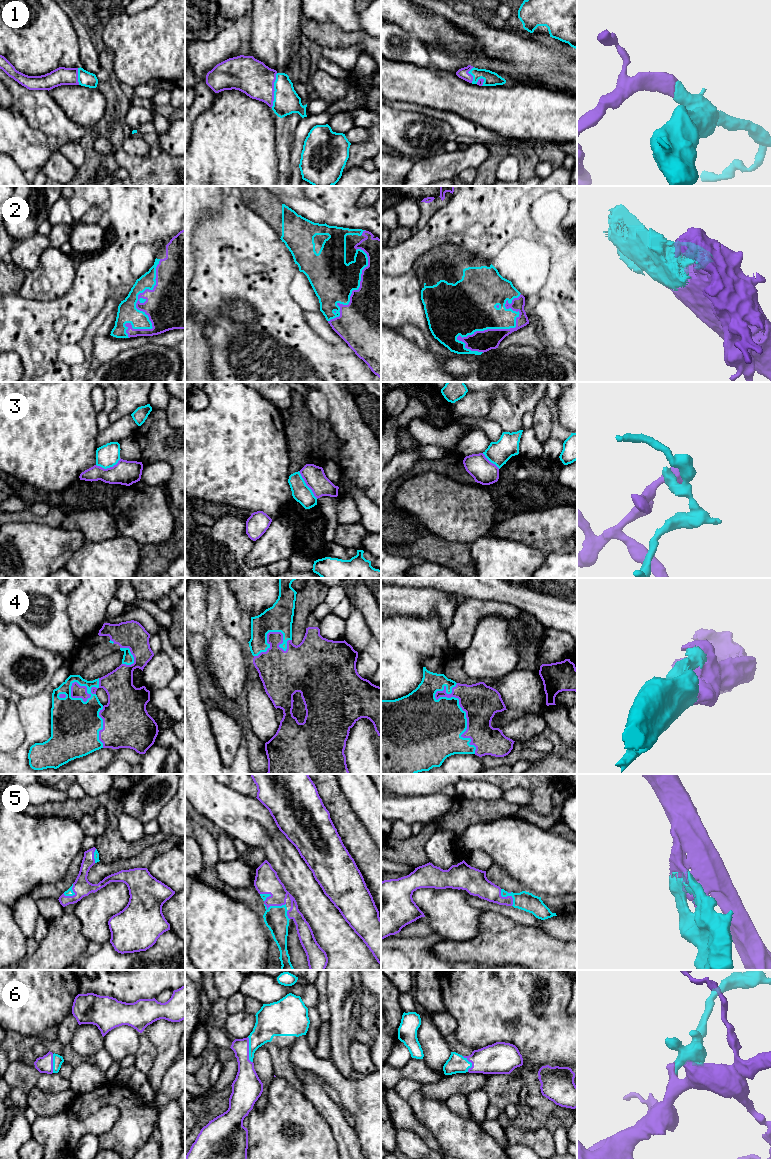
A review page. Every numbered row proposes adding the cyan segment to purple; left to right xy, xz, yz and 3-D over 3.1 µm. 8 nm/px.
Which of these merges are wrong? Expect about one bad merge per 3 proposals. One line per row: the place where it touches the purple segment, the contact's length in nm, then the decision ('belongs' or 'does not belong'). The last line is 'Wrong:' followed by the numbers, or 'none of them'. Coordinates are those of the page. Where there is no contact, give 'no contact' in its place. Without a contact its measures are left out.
1: contact xz (274, 90); length 280 nm; belongs
2: contact yz (508, 329); length 650 nm; belongs
3: contact xz (306, 484); length 280 nm; does not belong
4: contact yz (463, 710); length 600 nm; belongs
5: contact yz (507, 896); length 170 nm; belongs
6: contact xz (248, 1050); length 220 nm; belongs
Wrong: 3

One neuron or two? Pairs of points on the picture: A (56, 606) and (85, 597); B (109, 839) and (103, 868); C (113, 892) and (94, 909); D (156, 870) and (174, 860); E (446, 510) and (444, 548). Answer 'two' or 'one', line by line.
A: two
B: two
C: one
D: one
E: two

